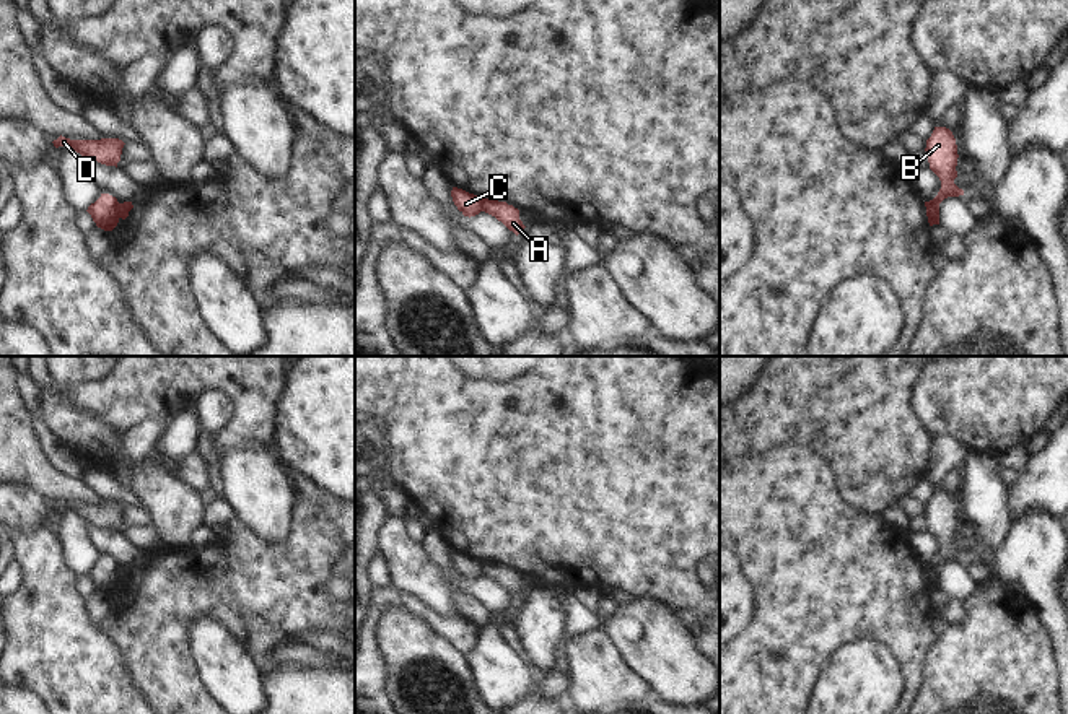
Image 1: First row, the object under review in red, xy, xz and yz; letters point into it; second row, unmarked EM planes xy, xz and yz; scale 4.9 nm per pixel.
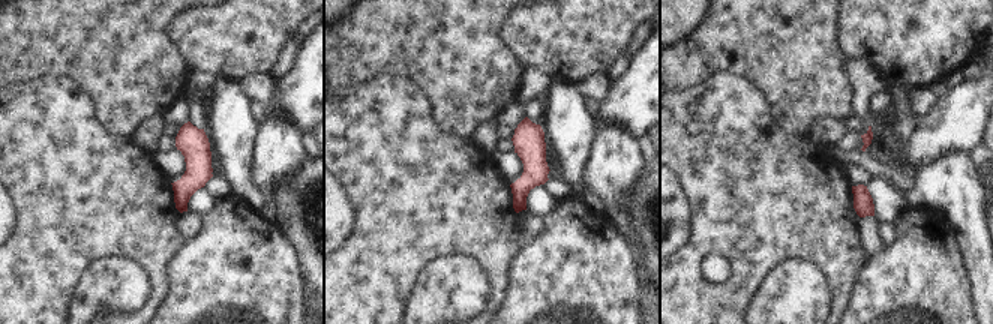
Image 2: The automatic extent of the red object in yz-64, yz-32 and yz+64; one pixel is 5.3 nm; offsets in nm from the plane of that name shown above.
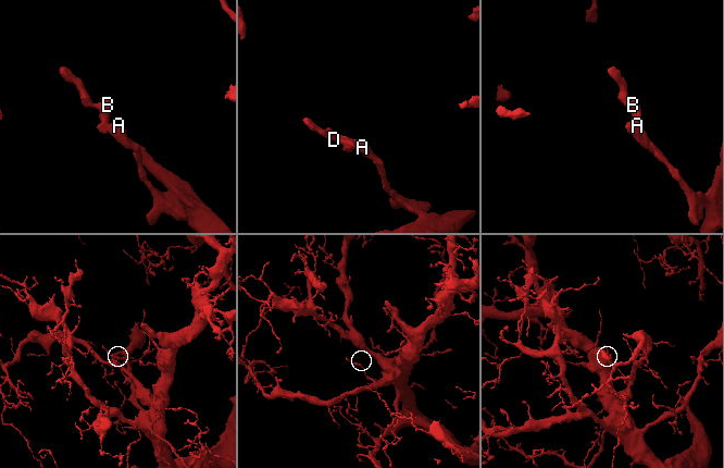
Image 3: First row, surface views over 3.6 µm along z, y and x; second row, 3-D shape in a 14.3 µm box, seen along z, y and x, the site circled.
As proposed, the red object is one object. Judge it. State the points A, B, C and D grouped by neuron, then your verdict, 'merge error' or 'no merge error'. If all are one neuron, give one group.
A / B C D; merge error

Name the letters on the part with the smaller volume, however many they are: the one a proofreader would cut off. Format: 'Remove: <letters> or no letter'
Remove: B, C, D

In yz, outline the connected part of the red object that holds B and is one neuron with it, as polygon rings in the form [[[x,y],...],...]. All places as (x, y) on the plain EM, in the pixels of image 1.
[[[934,491],[931,501],[926,504],[926,522],[930,533],[939,542],[941,553],[938,559],[925,566],[925,571],[930,569],[939,571],[939,568],[948,561],[964,559],[964,555],[954,548],[957,542],[957,509],[952,496],[946,491]]]

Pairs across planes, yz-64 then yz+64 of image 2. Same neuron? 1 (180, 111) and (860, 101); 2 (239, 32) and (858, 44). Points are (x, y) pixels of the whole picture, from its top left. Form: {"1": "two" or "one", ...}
{"1": "two", "2": "one"}

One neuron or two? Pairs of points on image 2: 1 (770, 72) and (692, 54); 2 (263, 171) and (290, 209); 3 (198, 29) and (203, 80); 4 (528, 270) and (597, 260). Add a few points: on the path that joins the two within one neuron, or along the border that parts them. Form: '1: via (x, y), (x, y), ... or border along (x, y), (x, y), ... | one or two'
1: via (750, 53), (747, 50), (711, 50) | one
2: border along (303, 167), (293, 180), (281, 188), (272, 206) | two
3: border along (189, 69), (210, 72), (216, 78) | two
4: via (545, 270), (581, 270) | one

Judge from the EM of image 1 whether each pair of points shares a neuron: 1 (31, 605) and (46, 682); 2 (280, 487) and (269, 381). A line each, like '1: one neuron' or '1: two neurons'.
1: one neuron
2: two neurons

